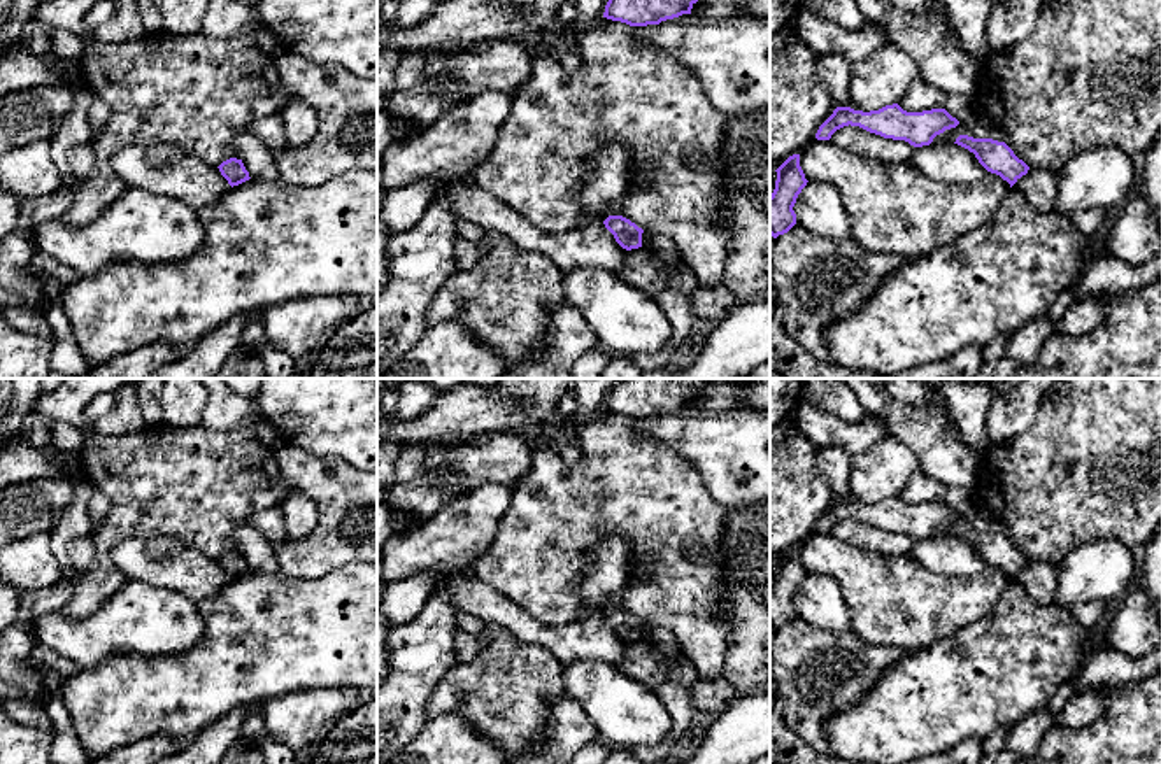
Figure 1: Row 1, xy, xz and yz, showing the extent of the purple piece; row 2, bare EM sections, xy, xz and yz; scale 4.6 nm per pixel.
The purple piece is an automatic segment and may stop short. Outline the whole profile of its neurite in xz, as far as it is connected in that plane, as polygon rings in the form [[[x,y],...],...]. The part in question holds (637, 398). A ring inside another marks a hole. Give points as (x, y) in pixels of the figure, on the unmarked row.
[[[621,378],[607,394],[603,410],[630,419],[659,417],[661,414],[691,407],[698,391],[710,382],[744,382],[747,378]]]

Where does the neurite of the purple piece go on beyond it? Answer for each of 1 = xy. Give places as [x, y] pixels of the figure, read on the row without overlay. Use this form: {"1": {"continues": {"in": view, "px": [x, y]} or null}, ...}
{"1": {"continues": null}}

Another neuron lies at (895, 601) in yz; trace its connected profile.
[[[817,531],[800,545],[800,559],[808,575],[828,575],[838,582],[851,612],[851,631],[865,643],[908,652],[928,648],[937,640],[986,617],[1010,582],[1007,573],[991,564],[973,575],[942,575],[910,554],[880,555]]]

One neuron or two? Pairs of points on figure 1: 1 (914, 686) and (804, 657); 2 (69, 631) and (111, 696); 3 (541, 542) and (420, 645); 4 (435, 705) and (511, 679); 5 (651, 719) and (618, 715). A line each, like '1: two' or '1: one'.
1: two
2: two
3: two
4: one
5: one

